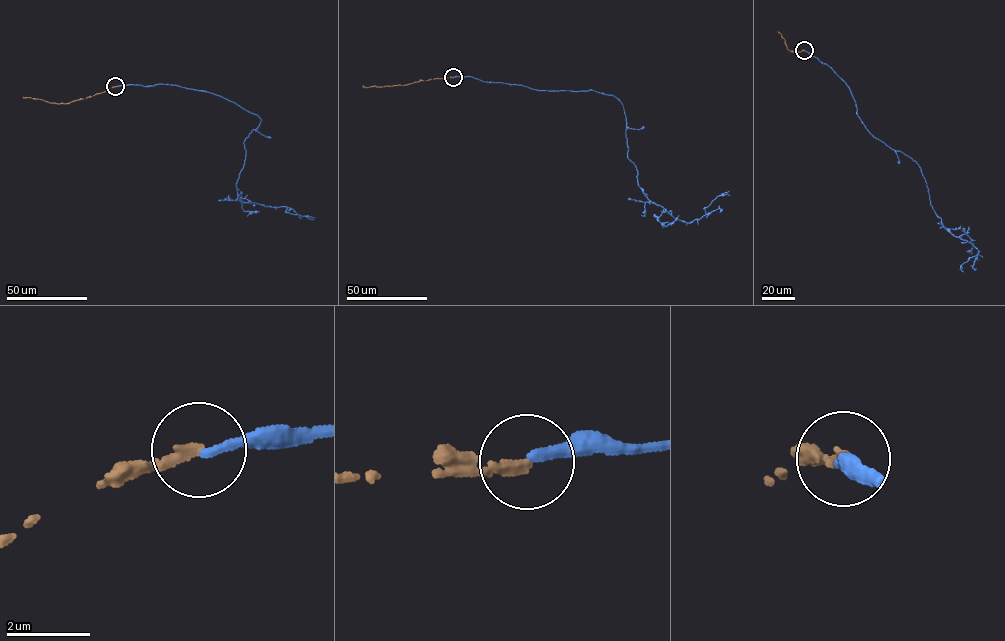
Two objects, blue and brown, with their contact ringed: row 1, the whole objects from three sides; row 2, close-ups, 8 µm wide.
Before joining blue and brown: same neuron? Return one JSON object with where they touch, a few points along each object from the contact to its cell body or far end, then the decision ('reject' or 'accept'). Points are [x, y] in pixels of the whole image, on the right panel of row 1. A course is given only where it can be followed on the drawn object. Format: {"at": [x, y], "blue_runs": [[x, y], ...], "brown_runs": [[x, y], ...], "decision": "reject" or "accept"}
{"at": [804, 50], "blue_runs": [[804, 50], [845, 82], [866, 128], [920, 167], [930, 204], [944, 227], [979, 251], [961, 265], [963, 272]], "brown_runs": [[804, 50], [790, 51], [778, 31]], "decision": "reject"}

